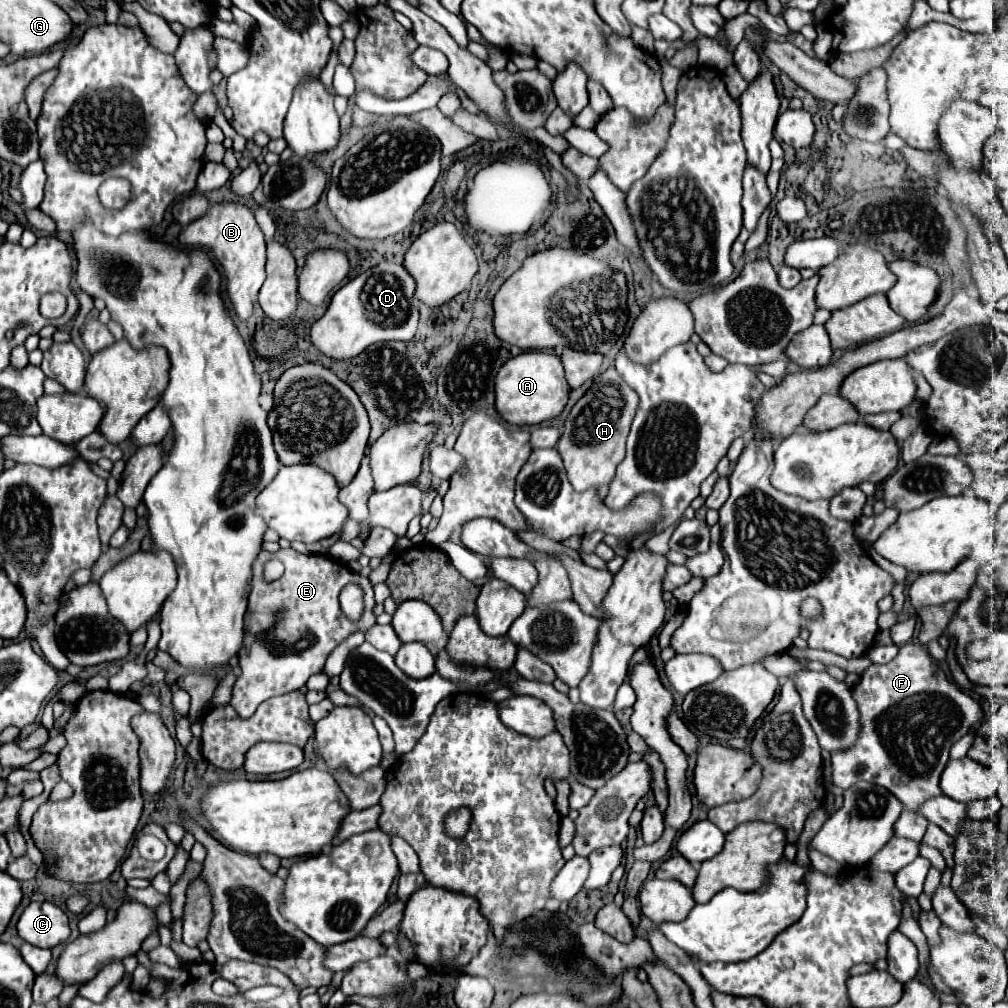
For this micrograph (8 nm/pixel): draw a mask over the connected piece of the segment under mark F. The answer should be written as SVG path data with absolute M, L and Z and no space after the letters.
M920 643L902 645L896 659L886 665L870 665L850 691L860 713L860 733L852 747L834 751L834 785L848 789L858 781L870 781L886 787L904 805L904 811L920 811L920 805L928 799L942 795L940 775L950 759L950 747L984 719L982 707L968 693L948 681L946 673L934 663Z

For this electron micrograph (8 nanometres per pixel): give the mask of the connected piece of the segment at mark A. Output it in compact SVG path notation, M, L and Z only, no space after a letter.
M524 351L506 361L496 375L496 409L512 425L538 425L558 417L568 401L568 393L570 385L566 385L562 361L554 353Z

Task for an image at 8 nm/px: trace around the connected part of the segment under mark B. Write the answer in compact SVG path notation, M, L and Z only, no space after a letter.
M216 203L208 209L206 217L192 221L178 237L184 247L202 247L208 249L214 259L222 265L228 297L234 305L234 311L240 321L248 321L254 311L254 301L258 299L258 291L266 279L264 265L266 265L266 243L264 235L250 213L248 207L240 203Z

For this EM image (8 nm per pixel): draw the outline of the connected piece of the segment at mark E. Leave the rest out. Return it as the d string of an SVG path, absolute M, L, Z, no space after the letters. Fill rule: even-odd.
M280 549L278 553L262 551L252 571L252 591L244 615L246 637L238 657L242 675L234 683L230 701L240 717L250 717L262 701L274 695L298 691L310 675L322 671L326 657L336 649L336 645L356 631L368 631L376 623L370 579L352 573L344 563L334 561L328 555L302 555L294 549ZM272 557L280 559L286 565L286 571L278 581L264 583L262 569ZM348 583L358 583L364 589L366 607L358 623L350 623L338 605L338 595ZM304 645L306 649L296 649Z

